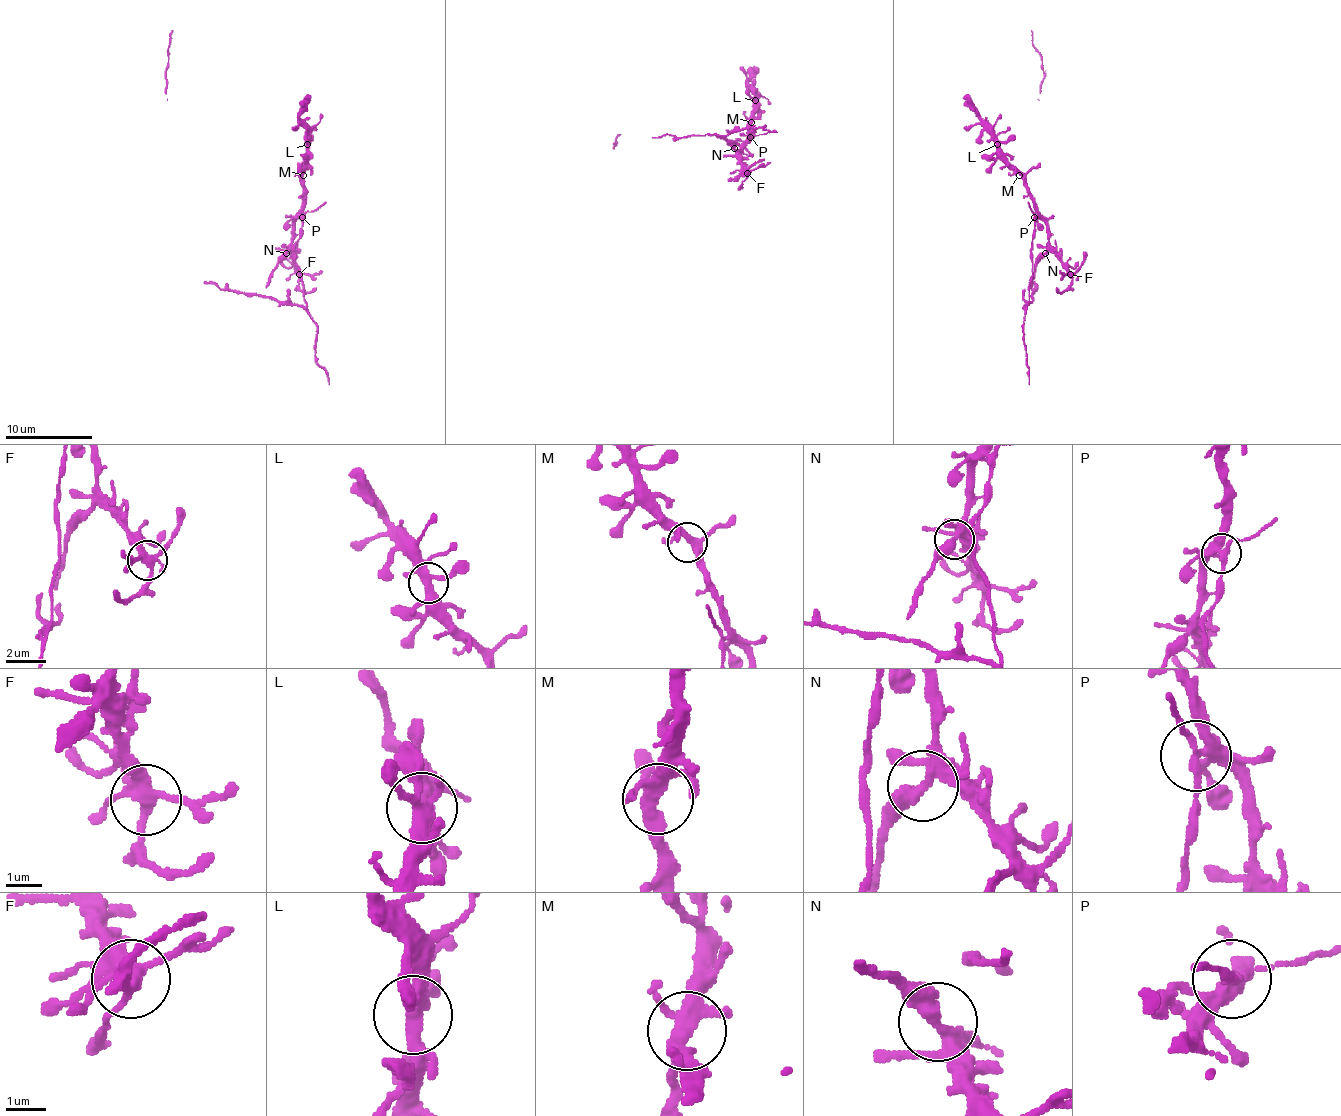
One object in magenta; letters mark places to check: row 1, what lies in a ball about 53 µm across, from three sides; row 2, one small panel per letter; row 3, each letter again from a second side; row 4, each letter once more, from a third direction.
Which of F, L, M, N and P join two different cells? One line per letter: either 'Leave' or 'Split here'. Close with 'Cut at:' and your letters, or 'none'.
F: Leave
L: Leave
M: Leave
N: Split here
P: Split here
Cut at: N, P

